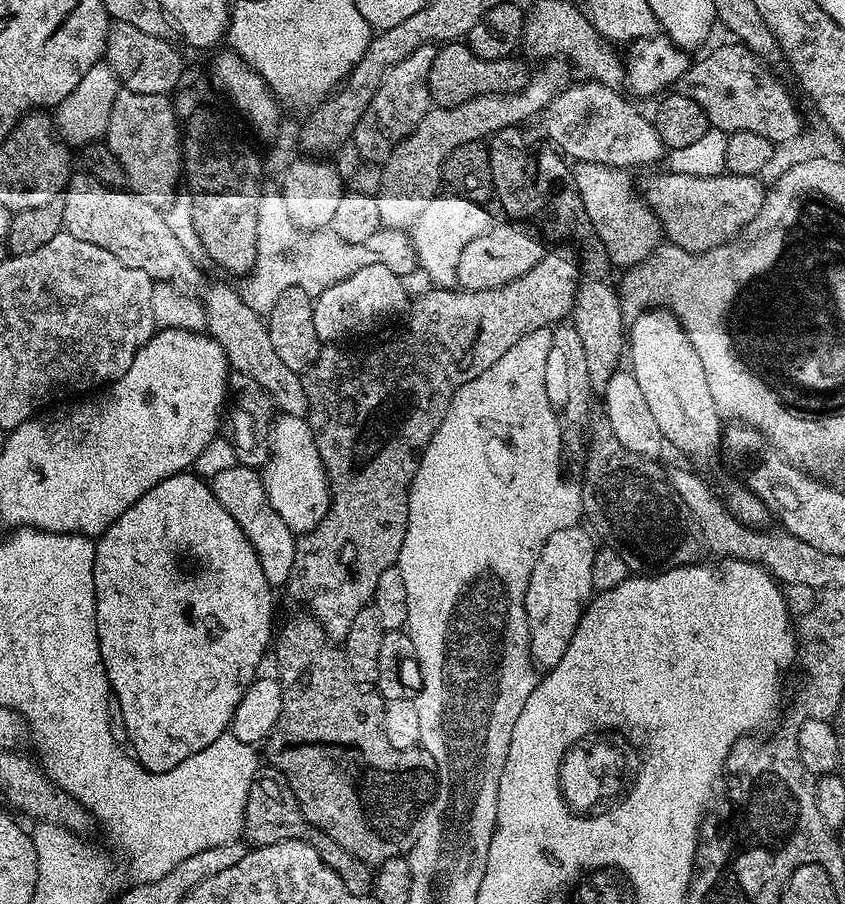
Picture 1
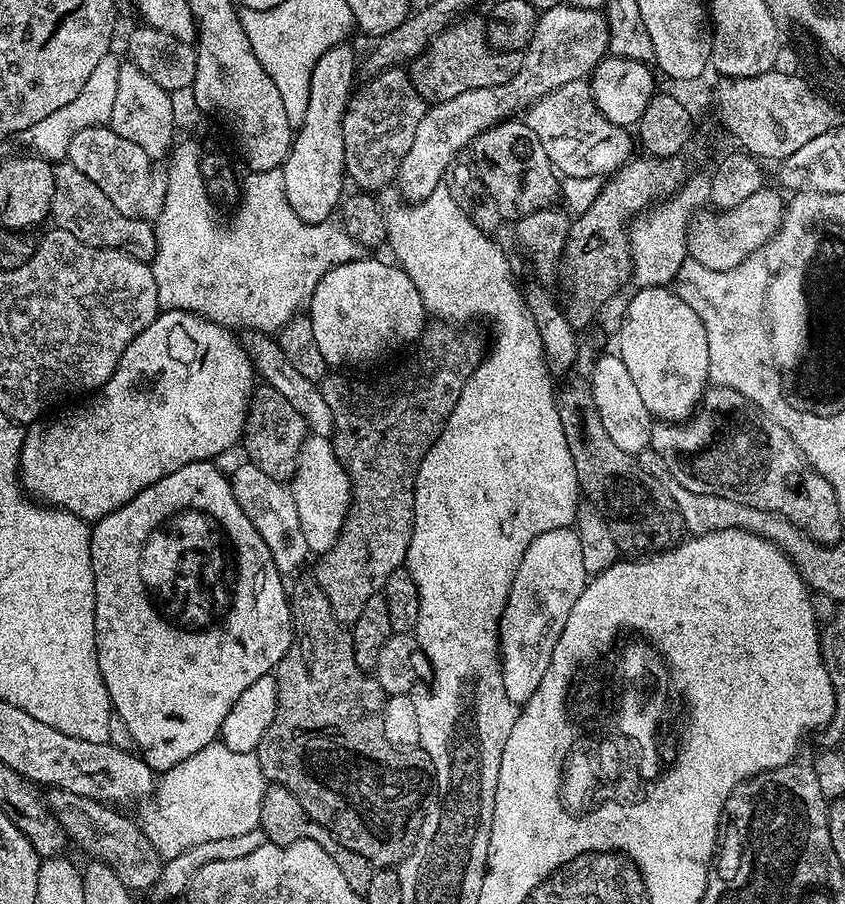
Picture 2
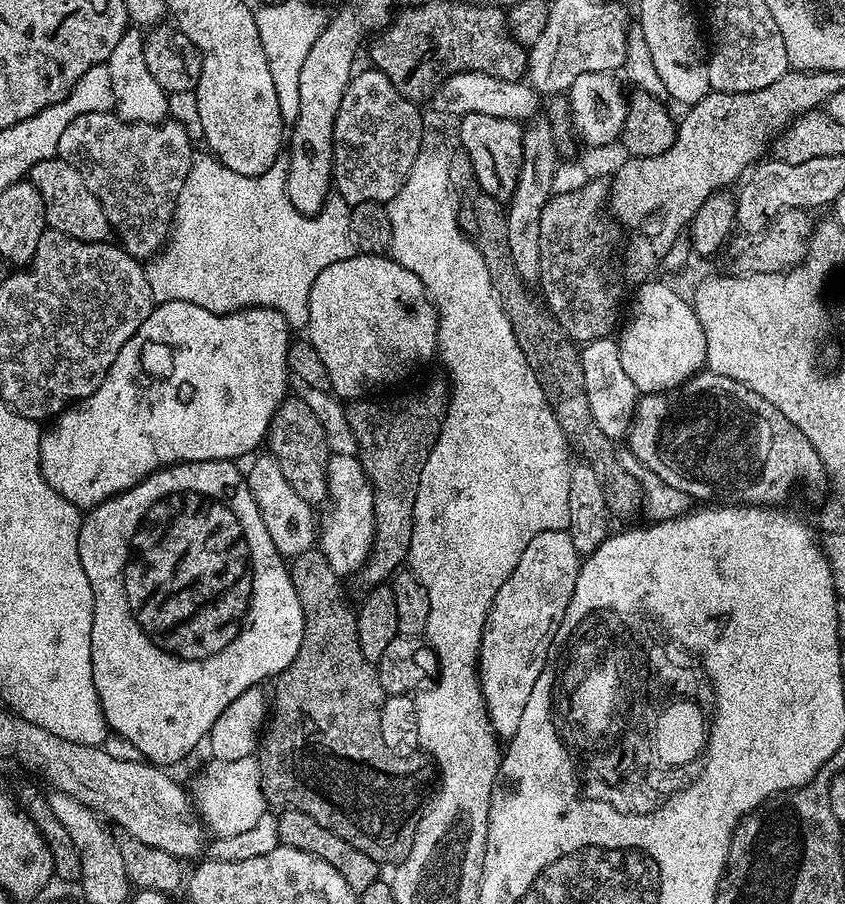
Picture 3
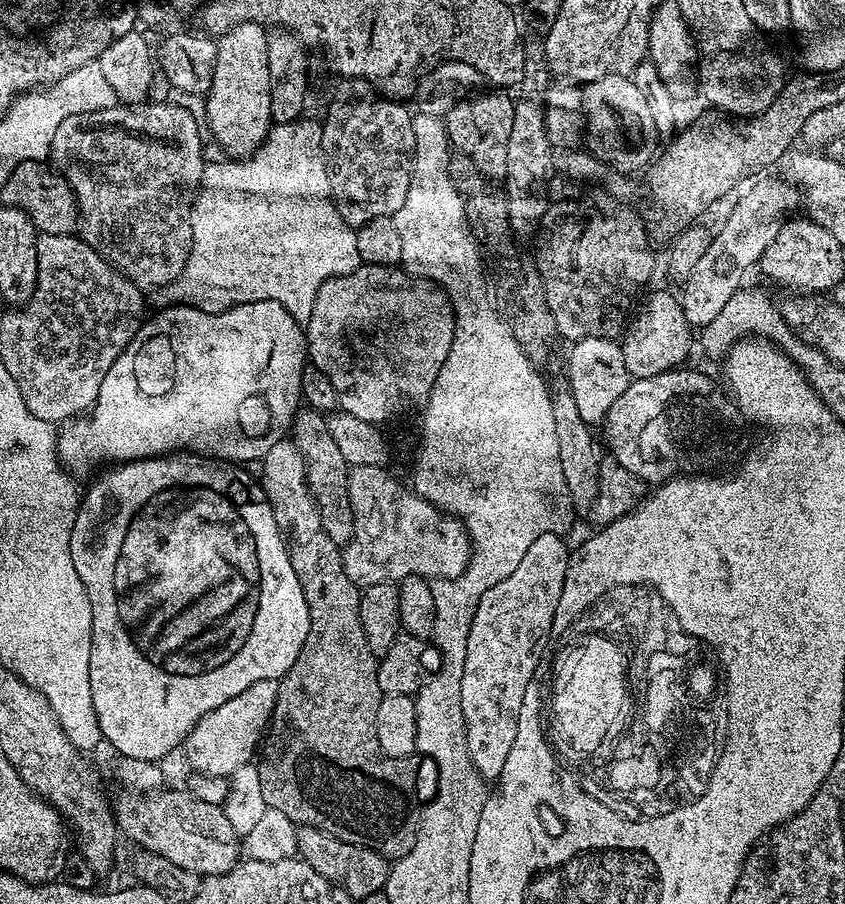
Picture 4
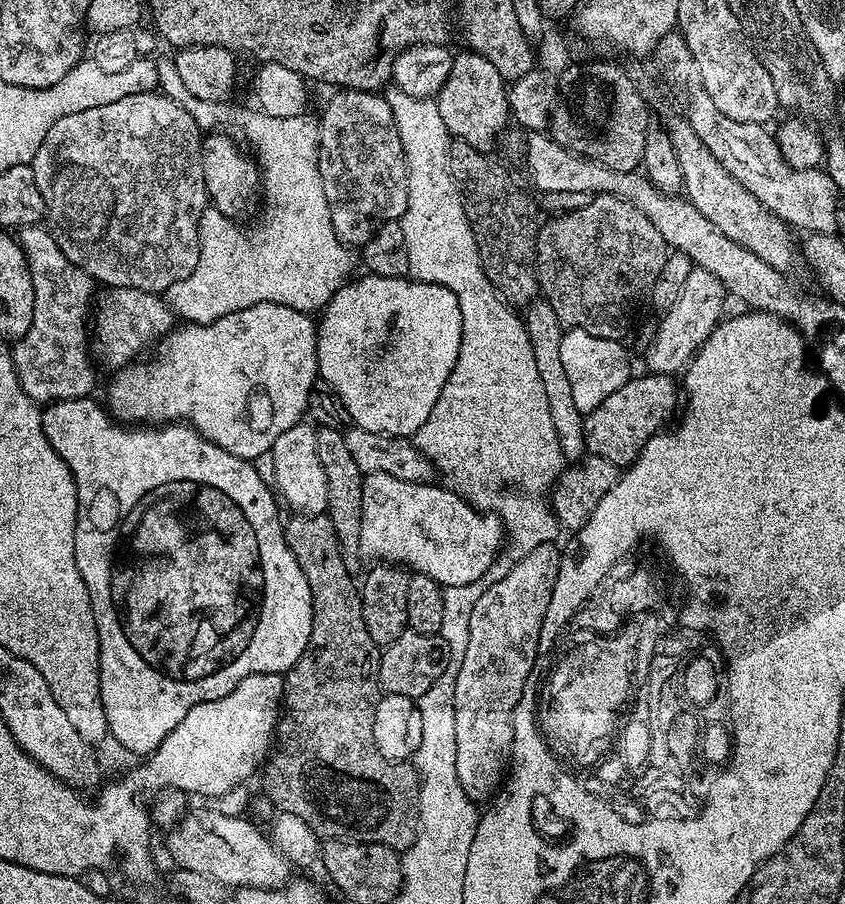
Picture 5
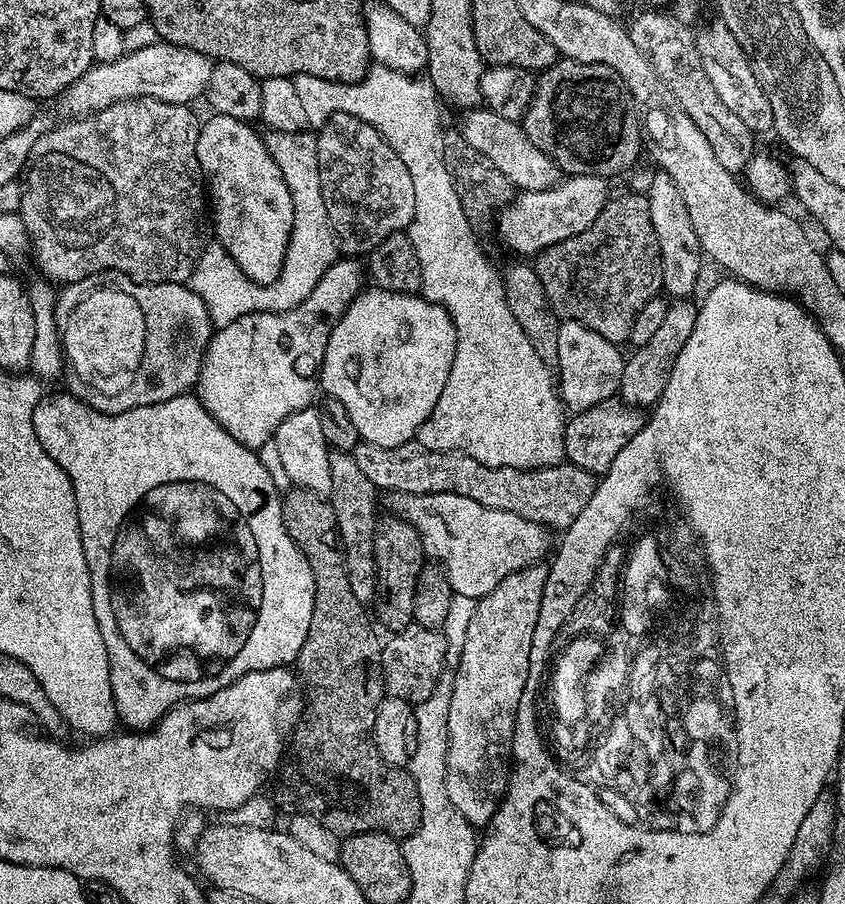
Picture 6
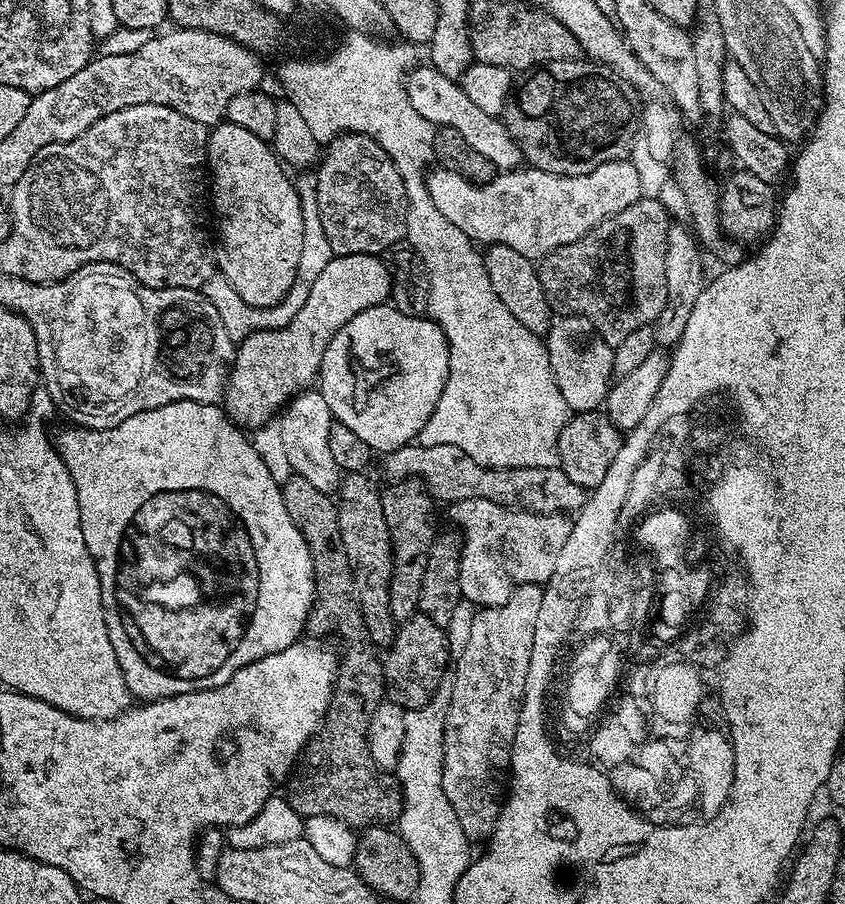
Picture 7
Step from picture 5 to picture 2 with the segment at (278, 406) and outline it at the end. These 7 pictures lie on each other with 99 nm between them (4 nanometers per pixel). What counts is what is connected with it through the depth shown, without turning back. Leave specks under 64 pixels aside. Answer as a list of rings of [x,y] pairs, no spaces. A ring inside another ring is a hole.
[[[161,311],[156,320],[150,322],[150,326],[146,326],[146,330],[142,330],[142,334],[138,334],[138,338],[134,338],[134,342],[130,342],[130,346],[126,346],[114,374],[110,374],[108,381],[99,388],[95,395],[83,402],[76,402],[68,406],[73,406],[73,408],[65,407],[63,409],[65,412],[61,416],[48,414],[27,425],[20,451],[20,486],[31,499],[45,506],[61,508],[89,522],[98,521],[106,514],[126,506],[126,502],[130,502],[142,490],[146,490],[146,486],[166,478],[166,474],[174,474],[174,470],[182,470],[182,466],[190,466],[190,462],[215,461],[220,452],[241,443],[244,424],[248,421],[248,405],[254,395],[254,385],[257,380],[252,359],[248,357],[248,352],[235,331],[225,328],[223,324],[204,320],[193,312]]]

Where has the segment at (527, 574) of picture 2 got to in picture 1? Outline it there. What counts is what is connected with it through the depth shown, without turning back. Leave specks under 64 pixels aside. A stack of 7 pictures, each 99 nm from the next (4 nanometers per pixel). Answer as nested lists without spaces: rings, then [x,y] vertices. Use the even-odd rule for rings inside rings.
[[[582,527],[558,530],[558,534],[550,536],[540,551],[526,590],[524,605],[530,630],[530,650],[533,661],[544,670],[562,662],[562,654],[566,654],[566,646],[570,646],[570,638],[574,638],[574,630],[594,595],[592,575],[598,544],[593,533]]]

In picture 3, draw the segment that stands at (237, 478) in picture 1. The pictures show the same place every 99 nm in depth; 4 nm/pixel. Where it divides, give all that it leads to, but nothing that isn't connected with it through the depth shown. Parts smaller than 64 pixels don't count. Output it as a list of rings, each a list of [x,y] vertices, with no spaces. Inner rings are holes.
[[[260,454],[255,468],[246,479],[250,494],[254,494],[254,502],[258,502],[262,522],[266,522],[266,530],[270,530],[270,538],[274,538],[274,546],[281,556],[291,558],[313,548],[318,540],[318,516],[312,513],[315,512],[313,505],[298,498],[294,486],[286,482],[280,461],[271,454]]]

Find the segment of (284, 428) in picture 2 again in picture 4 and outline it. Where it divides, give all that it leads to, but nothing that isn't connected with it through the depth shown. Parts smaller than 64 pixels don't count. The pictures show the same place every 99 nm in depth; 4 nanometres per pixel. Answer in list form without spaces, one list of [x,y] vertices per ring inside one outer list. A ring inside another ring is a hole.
[[[304,406],[292,419],[290,438],[304,459],[306,466],[306,482],[314,502],[318,506],[320,527],[330,538],[330,542],[341,546],[352,540],[354,532],[354,510],[350,506],[350,490],[348,489],[348,473],[350,466],[346,458],[342,458],[338,445],[334,443],[334,434],[330,434],[327,415],[315,412],[313,408]]]

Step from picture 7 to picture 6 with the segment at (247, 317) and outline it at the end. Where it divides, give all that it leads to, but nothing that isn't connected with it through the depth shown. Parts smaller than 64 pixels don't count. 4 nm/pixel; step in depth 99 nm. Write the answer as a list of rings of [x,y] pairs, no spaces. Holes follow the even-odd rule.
[[[311,131],[263,133],[264,144],[270,150],[282,178],[294,198],[294,226],[286,250],[286,258],[278,278],[270,284],[256,284],[230,258],[230,254],[218,242],[205,243],[200,261],[192,275],[190,286],[206,306],[213,325],[217,329],[230,326],[238,318],[255,312],[285,312],[310,298],[310,290],[318,286],[322,274],[338,258],[336,235],[326,214],[326,202],[322,198],[322,182],[318,170],[318,146]]]

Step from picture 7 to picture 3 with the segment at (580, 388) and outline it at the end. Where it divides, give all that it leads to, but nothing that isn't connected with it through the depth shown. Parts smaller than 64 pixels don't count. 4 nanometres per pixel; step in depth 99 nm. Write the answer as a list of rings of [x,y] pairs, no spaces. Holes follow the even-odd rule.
[[[615,339],[587,341],[580,348],[580,361],[582,362],[582,378],[586,378],[586,398],[590,401],[590,414],[594,414],[594,422],[606,438],[620,442],[627,437],[632,427],[632,414],[636,411],[638,393],[634,382],[622,367],[622,354],[620,345]]]

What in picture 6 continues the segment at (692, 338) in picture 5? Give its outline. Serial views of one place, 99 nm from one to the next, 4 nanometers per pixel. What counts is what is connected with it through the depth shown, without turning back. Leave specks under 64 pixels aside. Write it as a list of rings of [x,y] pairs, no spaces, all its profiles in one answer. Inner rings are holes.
[[[684,298],[669,303],[662,327],[650,338],[650,342],[639,345],[635,349],[636,353],[625,359],[618,393],[619,399],[623,400],[625,404],[648,410],[662,398],[662,390],[666,390],[666,382],[670,382],[674,362],[678,358],[678,354],[682,354],[682,346],[686,346],[686,338],[690,338],[690,334],[694,330],[698,308],[695,303],[688,303],[692,302]]]

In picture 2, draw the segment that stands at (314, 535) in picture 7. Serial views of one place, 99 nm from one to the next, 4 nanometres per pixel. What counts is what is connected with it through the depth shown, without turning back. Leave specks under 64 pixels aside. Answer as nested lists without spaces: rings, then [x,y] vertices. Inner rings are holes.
[[[297,575],[293,579],[297,580],[293,584],[291,581],[290,584],[292,645],[280,659],[279,666],[274,669],[278,686],[278,706],[274,710],[274,722],[270,722],[266,734],[262,734],[262,742],[258,742],[255,754],[261,764],[264,779],[290,790],[290,794],[294,794],[294,798],[298,798],[298,802],[302,802],[302,810],[306,810],[306,814],[310,814],[310,818],[314,818],[314,822],[321,824],[332,837],[338,842],[342,842],[342,846],[346,846],[346,850],[354,850],[354,854],[362,854],[362,858],[366,858],[376,868],[391,868],[399,865],[401,860],[406,859],[412,853],[422,822],[436,802],[436,771],[423,750],[395,748],[390,746],[390,742],[386,742],[386,734],[382,734],[382,710],[386,699],[382,686],[377,682],[375,675],[369,674],[358,666],[358,662],[354,662],[351,631],[345,625],[340,624],[338,618],[334,618],[334,610],[330,610],[330,598],[326,598],[322,586],[318,586],[318,582],[311,575],[304,575]]]

